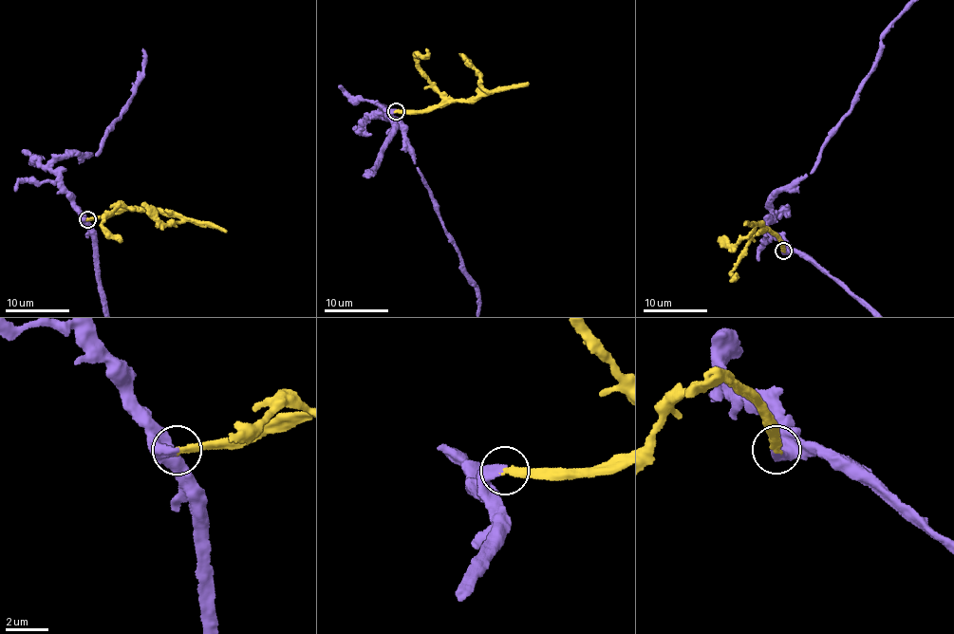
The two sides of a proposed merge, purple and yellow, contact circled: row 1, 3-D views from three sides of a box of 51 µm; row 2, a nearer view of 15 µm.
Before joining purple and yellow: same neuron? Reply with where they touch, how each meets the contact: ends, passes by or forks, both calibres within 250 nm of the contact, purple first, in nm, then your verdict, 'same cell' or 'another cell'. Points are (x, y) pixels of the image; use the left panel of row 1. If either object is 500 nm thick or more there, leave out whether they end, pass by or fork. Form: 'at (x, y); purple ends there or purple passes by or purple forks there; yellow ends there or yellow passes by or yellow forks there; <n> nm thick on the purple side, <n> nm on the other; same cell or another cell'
at (87, 219); 500 nm thick on the purple side, 320 nm on the other; same cell

